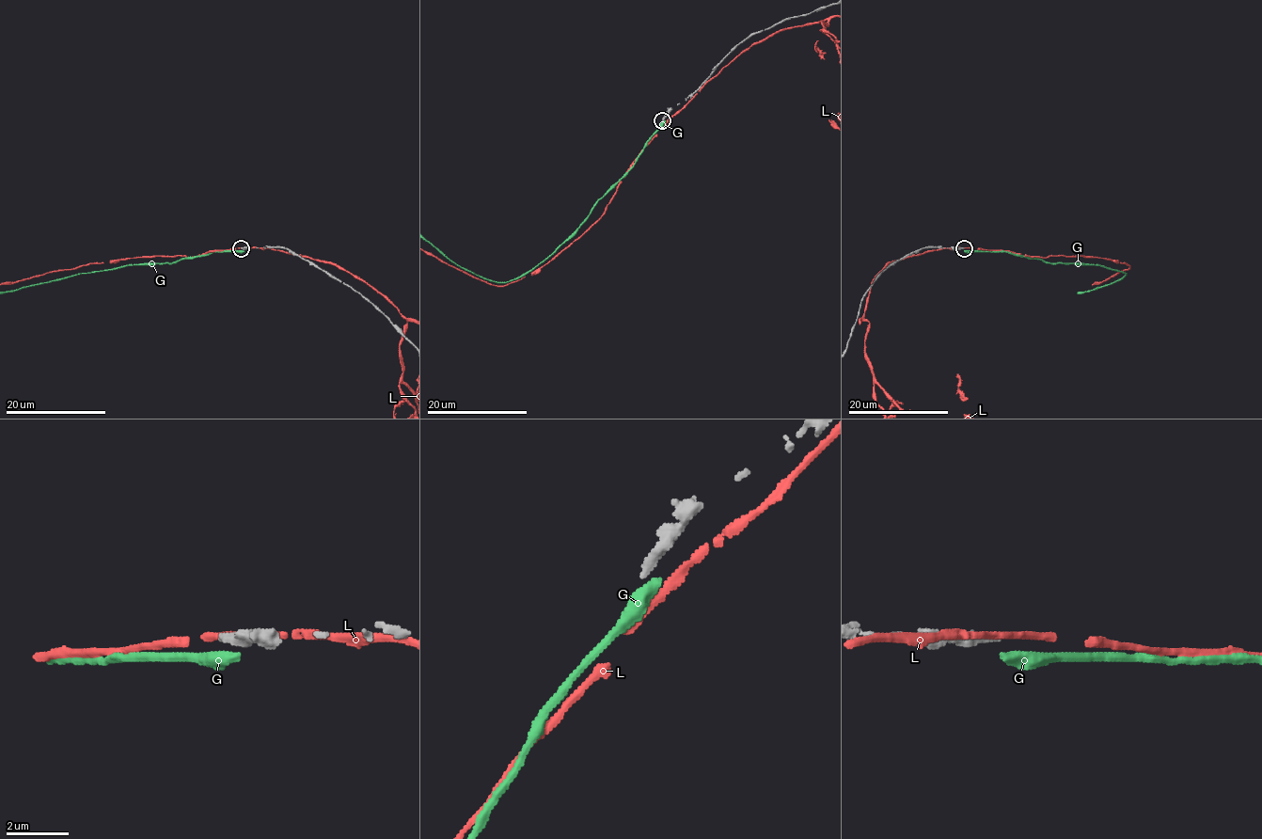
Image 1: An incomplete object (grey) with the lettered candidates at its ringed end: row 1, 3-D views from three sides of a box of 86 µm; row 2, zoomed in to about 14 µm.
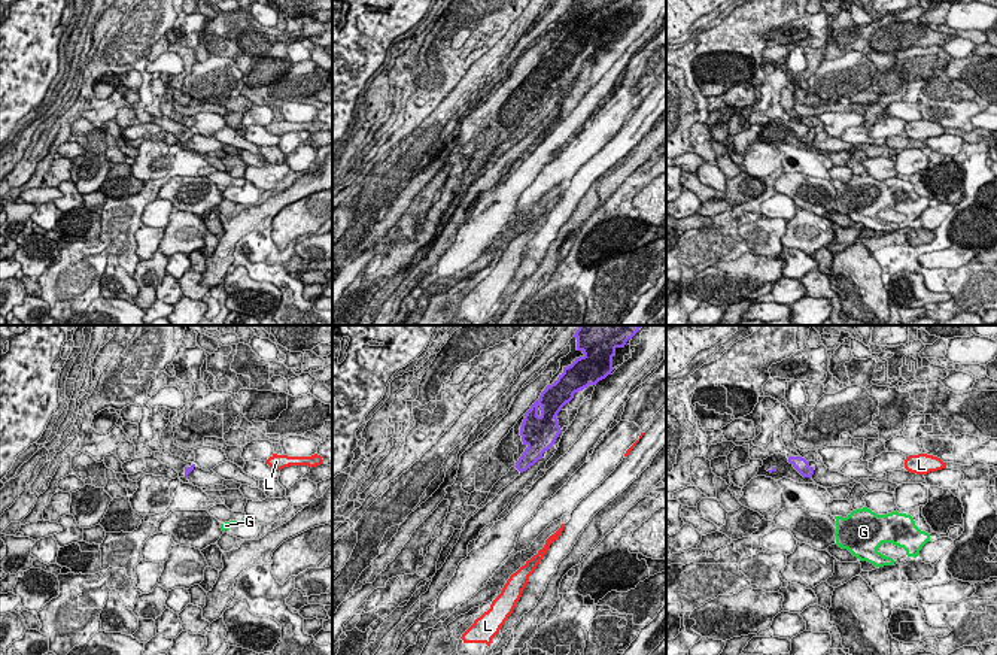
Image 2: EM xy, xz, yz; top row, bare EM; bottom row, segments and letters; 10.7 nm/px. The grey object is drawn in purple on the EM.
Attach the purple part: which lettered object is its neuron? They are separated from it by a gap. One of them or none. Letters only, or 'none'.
none

